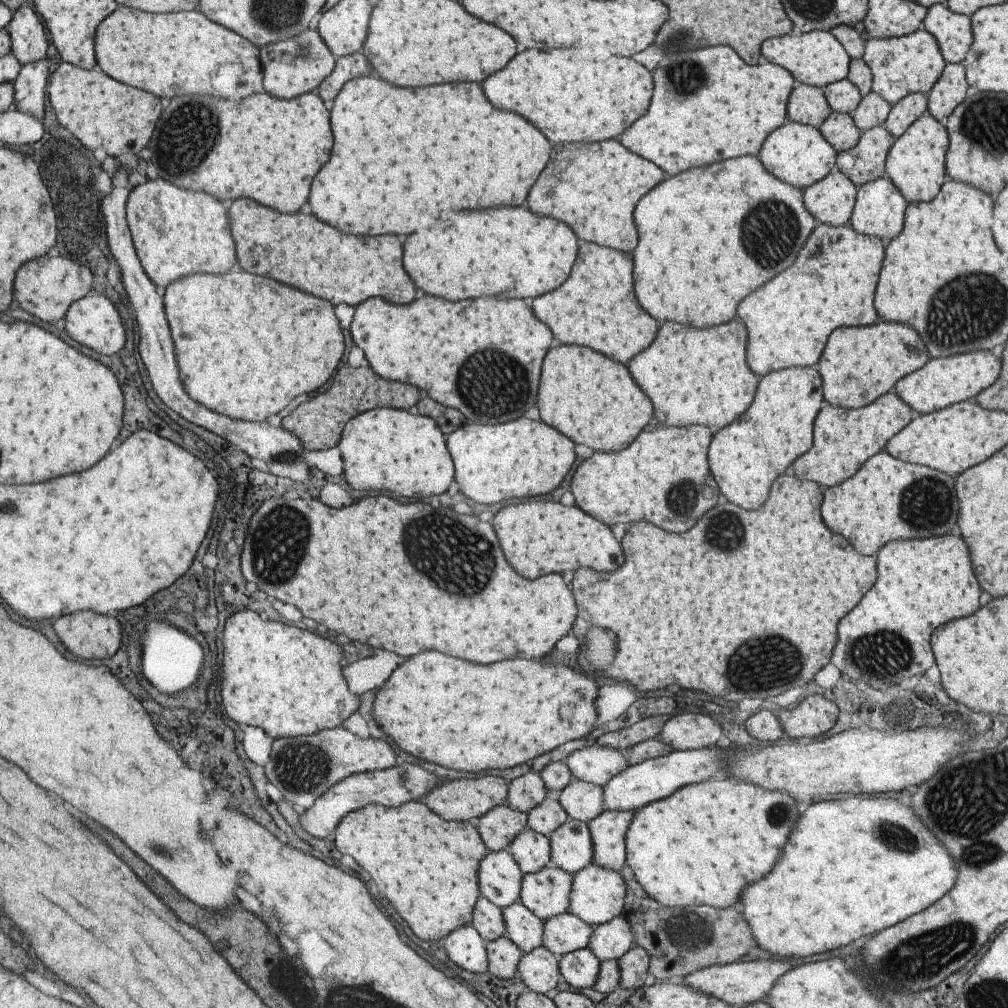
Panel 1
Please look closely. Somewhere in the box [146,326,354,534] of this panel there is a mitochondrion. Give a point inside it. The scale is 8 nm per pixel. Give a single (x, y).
(287, 458)

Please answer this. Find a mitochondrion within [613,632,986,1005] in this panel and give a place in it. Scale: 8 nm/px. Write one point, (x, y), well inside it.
(936, 949)

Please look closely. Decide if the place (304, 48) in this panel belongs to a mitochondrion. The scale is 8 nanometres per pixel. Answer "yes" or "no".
yes

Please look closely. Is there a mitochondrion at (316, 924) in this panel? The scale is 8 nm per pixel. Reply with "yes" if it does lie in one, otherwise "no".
no

